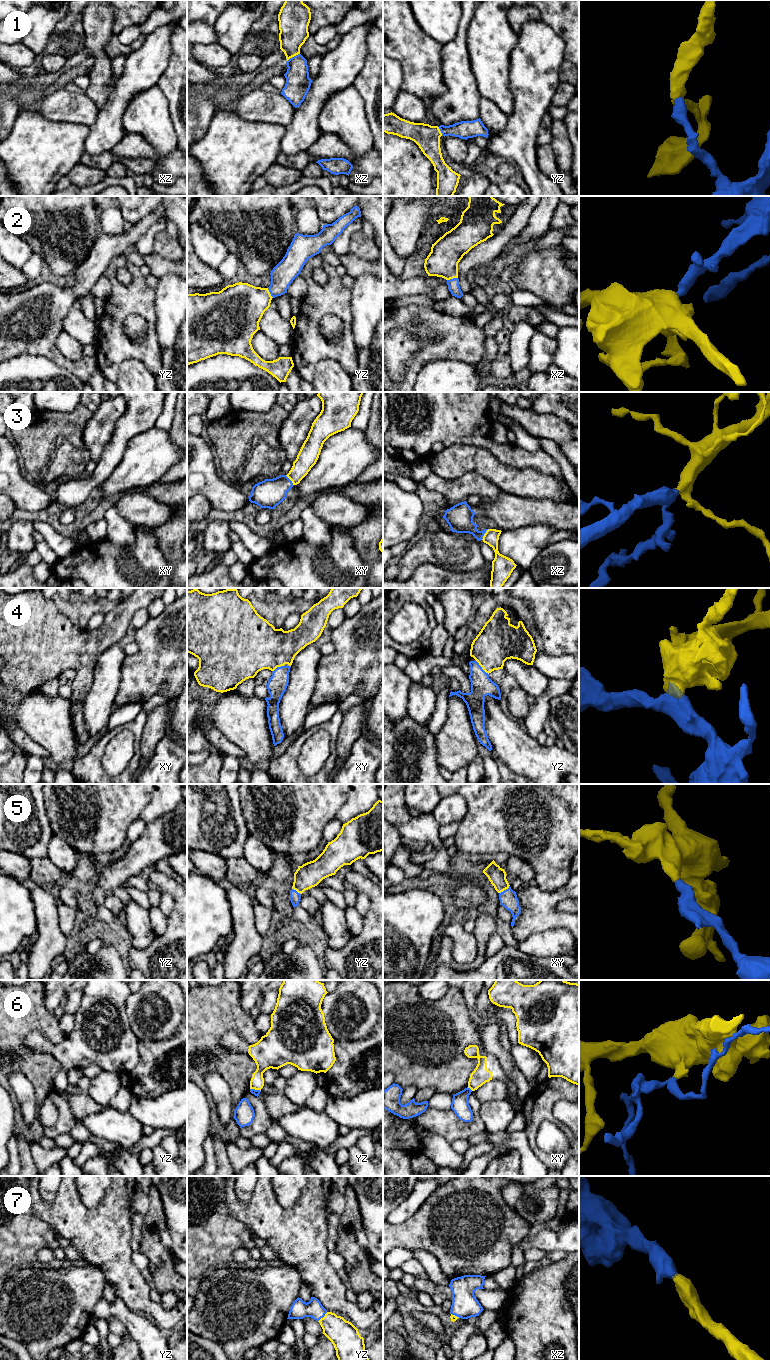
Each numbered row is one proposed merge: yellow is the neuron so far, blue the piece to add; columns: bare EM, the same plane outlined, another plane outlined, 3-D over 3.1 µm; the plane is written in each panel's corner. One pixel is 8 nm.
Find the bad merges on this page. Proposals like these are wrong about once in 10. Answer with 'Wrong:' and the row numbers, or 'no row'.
Wrong: 6

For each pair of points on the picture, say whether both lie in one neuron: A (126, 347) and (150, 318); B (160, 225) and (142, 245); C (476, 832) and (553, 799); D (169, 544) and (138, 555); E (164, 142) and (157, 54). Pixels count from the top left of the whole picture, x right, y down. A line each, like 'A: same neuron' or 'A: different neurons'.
A: same neuron
B: same neuron
C: same neuron
D: different neurons
E: different neurons

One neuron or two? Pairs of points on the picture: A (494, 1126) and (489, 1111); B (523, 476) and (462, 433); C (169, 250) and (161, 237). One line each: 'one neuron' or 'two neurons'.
A: one neuron
B: two neurons
C: one neuron

